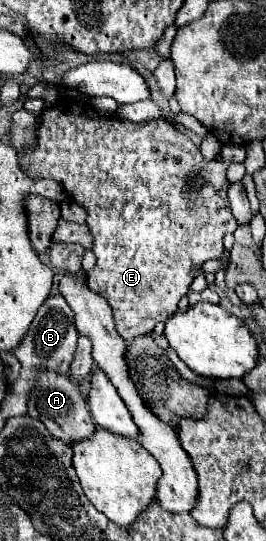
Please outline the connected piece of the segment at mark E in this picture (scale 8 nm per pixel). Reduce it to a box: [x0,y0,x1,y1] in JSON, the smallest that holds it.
[19,101,245,343]

